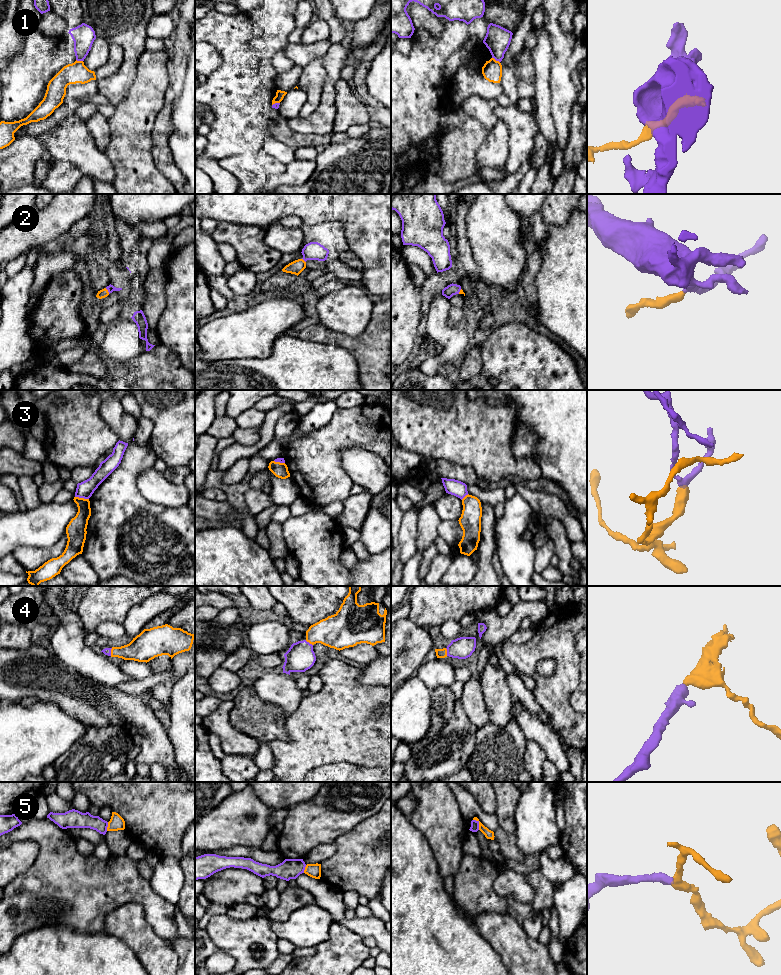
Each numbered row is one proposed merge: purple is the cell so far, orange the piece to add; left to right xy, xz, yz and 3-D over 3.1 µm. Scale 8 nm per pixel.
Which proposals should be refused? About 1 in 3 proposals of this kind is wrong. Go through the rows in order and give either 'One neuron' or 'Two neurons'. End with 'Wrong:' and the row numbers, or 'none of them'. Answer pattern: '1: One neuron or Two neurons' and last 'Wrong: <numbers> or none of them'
1: Two neurons
2: One neuron
3: Two neurons
4: One neuron
5: Two neurons
Wrong: 1, 3, 5

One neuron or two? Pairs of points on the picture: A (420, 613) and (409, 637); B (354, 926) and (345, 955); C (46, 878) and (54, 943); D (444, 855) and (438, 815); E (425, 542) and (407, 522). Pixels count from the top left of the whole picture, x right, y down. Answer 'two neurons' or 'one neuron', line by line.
A: two neurons
B: two neurons
C: two neurons
D: one neuron
E: two neurons

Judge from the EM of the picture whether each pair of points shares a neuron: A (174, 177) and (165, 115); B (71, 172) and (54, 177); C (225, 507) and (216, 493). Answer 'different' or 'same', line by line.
A: same
B: same
C: different

